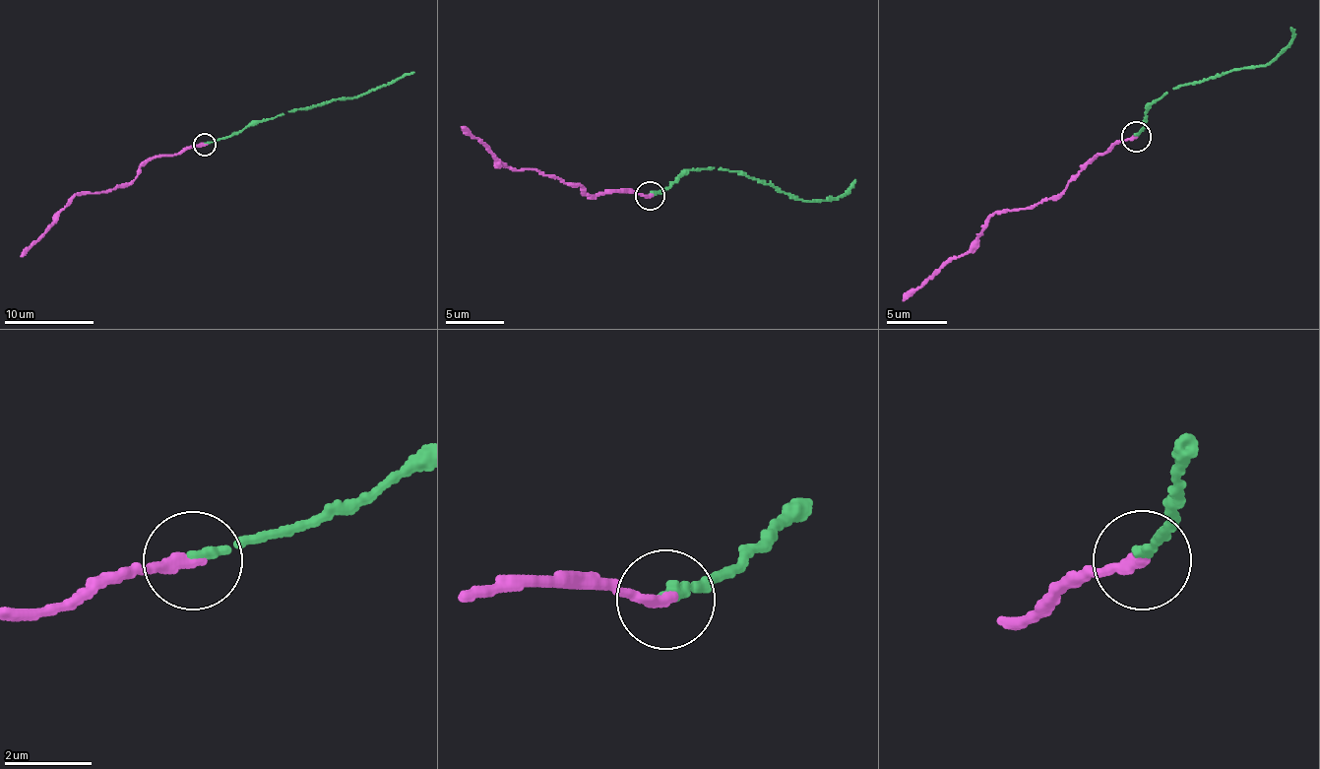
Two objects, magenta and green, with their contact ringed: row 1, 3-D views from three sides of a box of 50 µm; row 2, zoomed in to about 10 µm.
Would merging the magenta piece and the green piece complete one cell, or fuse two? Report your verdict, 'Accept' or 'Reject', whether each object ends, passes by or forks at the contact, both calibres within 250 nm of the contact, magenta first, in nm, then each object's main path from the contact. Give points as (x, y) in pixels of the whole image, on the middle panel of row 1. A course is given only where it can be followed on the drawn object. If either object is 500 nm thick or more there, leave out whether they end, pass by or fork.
Accept. At the ring magenta ends. At the ring green ends. Thickness 300 nm (magenta) against 240 nm. Course of magenta: (650, 196), (584, 194), (579, 184), (534, 168), (506, 167), (462, 129). Course of green: (648, 196), (678, 183), (690, 168), (710, 166), (738, 170), (790, 195), (812, 202), (842, 197), (853, 180)

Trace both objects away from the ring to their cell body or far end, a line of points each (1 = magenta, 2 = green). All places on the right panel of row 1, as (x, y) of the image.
1: (1136, 138), (1089, 158), (1078, 176), (1041, 204), (994, 212), (970, 249), (903, 301)
2: (1136, 135), (1148, 121), (1149, 105), (1164, 93), (1249, 66), (1270, 65), (1290, 46), (1290, 27)

